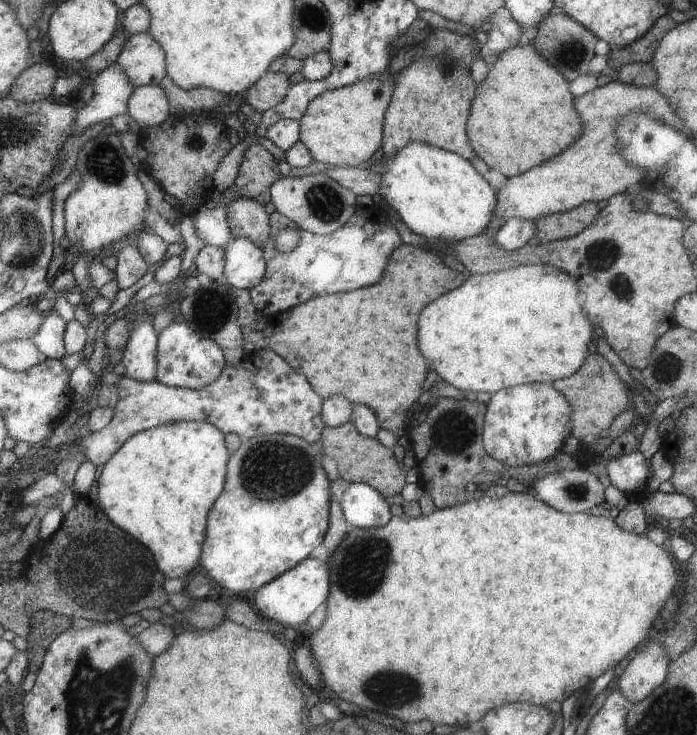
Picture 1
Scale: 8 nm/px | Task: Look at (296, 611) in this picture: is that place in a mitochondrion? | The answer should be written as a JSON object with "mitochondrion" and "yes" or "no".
{"mitochondrion":"no"}

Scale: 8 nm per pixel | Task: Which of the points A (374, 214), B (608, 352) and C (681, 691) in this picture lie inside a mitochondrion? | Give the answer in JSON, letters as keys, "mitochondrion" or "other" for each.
{"A":"other","B":"other","C":"mitochondrion"}

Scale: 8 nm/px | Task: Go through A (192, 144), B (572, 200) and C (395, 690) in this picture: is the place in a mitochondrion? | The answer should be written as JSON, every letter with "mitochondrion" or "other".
{"A":"mitochondrion","B":"other","C":"mitochondrion"}

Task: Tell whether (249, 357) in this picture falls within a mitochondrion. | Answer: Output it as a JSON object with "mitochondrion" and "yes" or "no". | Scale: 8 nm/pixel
{"mitochondrion":"no"}

